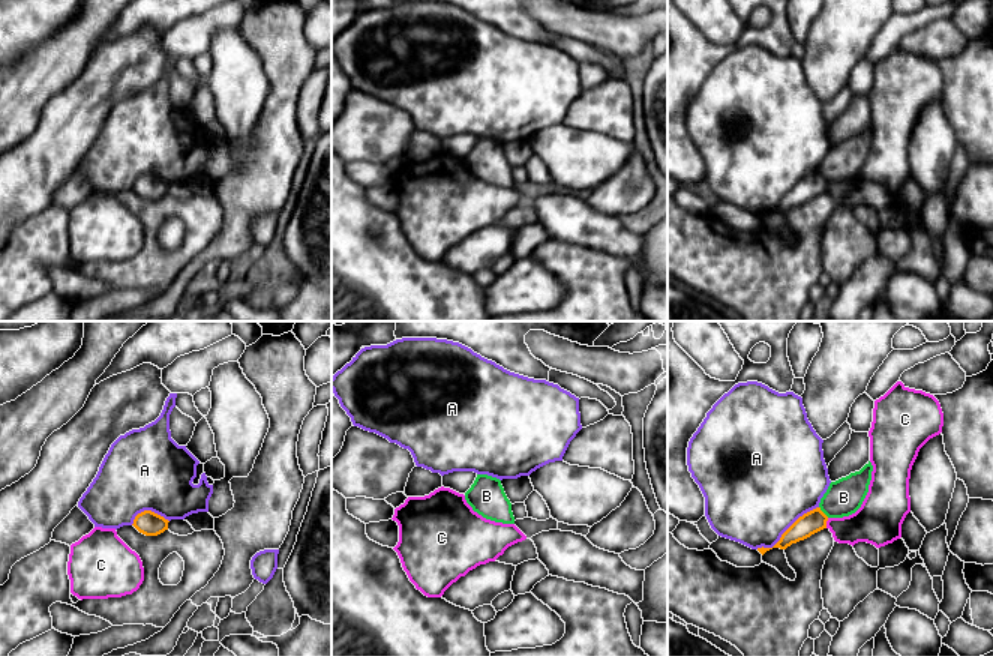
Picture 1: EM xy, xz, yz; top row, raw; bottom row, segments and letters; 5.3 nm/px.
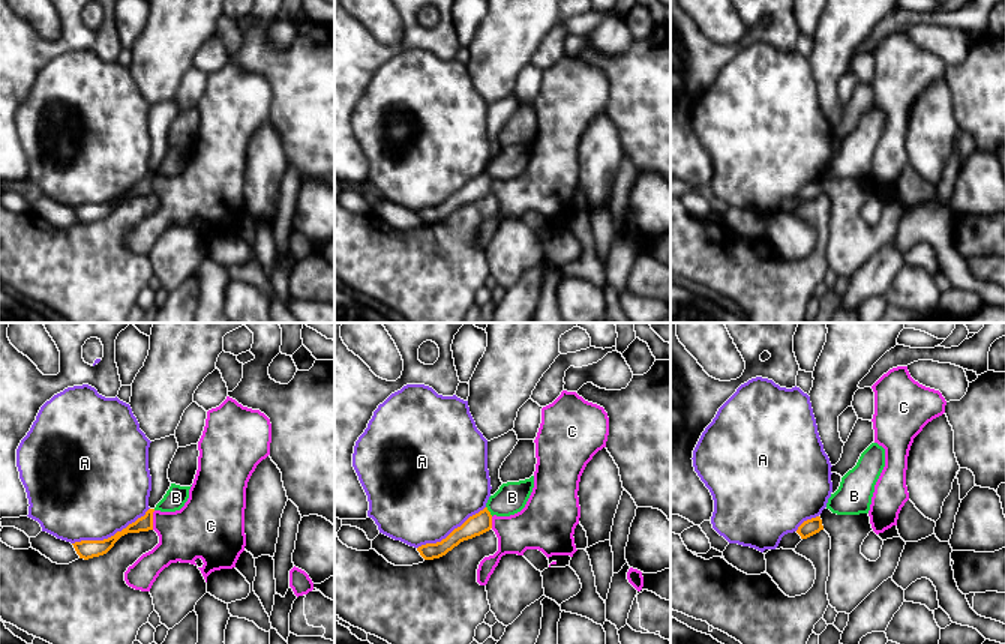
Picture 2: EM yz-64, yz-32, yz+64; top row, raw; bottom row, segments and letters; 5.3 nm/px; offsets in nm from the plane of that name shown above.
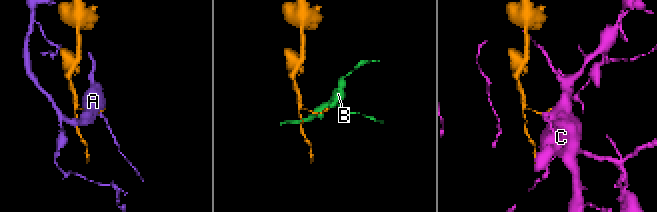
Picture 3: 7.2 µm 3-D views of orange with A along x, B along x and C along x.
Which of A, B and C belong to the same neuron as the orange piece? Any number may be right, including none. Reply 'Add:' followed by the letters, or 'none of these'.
Add: none of these

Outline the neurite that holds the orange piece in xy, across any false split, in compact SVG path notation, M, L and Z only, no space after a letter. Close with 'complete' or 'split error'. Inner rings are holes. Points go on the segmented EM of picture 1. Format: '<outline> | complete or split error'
M144 510L135 516L132 525L146 536L158 536L168 530L168 522L164 516L152 510Z | complete

